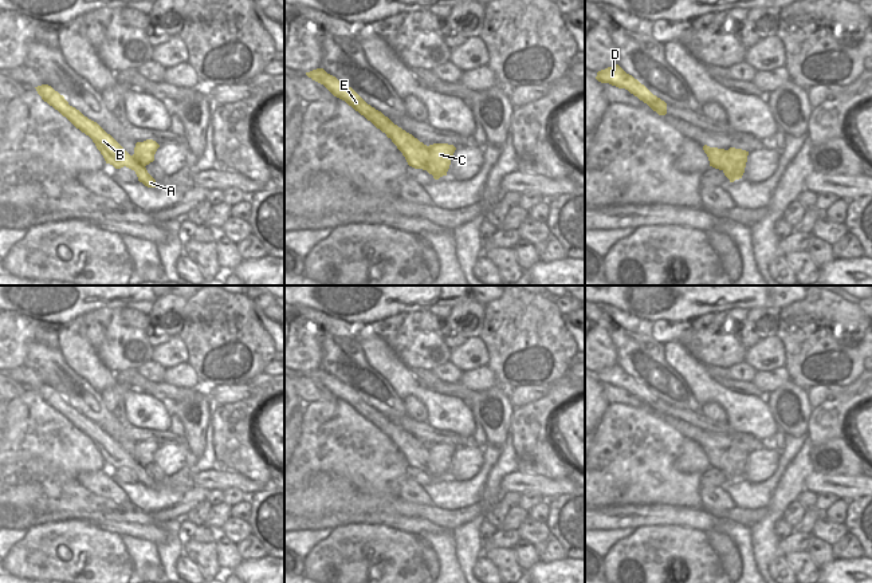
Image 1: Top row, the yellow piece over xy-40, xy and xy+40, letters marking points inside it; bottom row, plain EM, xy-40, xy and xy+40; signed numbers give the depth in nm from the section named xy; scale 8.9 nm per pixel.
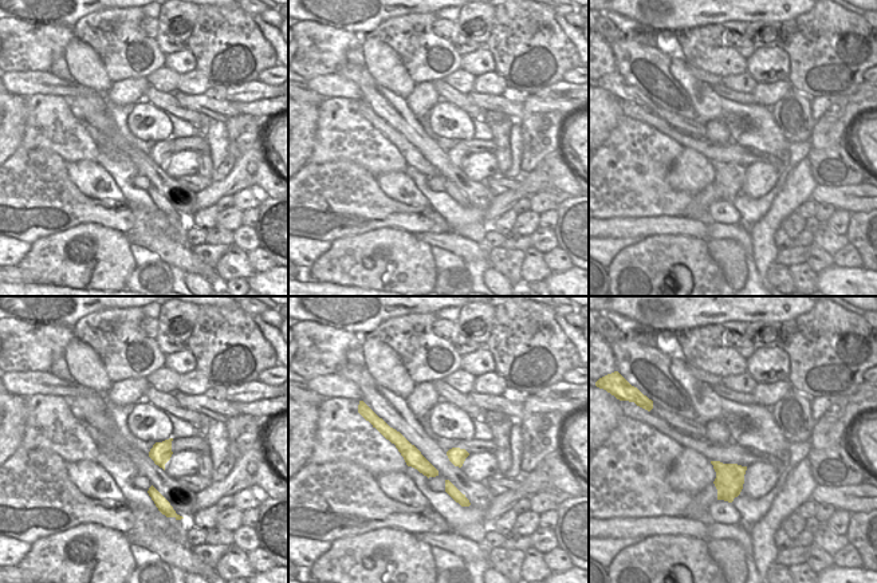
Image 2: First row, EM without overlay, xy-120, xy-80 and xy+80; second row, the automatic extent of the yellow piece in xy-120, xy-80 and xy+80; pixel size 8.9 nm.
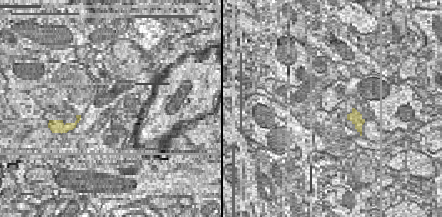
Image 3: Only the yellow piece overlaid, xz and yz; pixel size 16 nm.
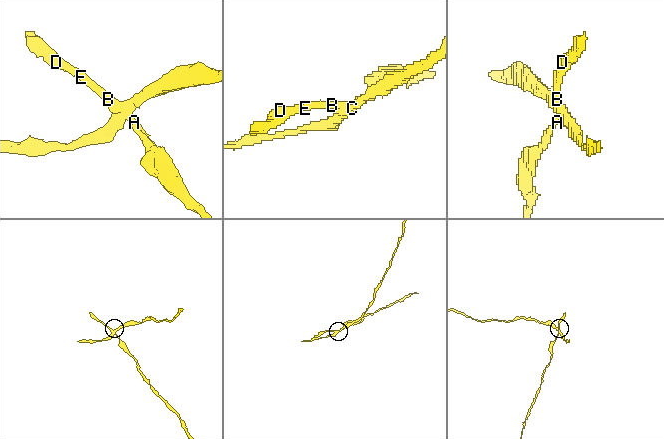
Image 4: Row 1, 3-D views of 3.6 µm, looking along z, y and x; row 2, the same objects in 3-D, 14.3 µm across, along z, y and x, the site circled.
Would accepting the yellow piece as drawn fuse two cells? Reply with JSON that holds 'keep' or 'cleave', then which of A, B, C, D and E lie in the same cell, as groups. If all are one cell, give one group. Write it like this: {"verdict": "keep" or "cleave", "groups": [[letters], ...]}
{"verdict": "cleave", "groups": [["A", "B", "D", "E"], ["C"]]}

